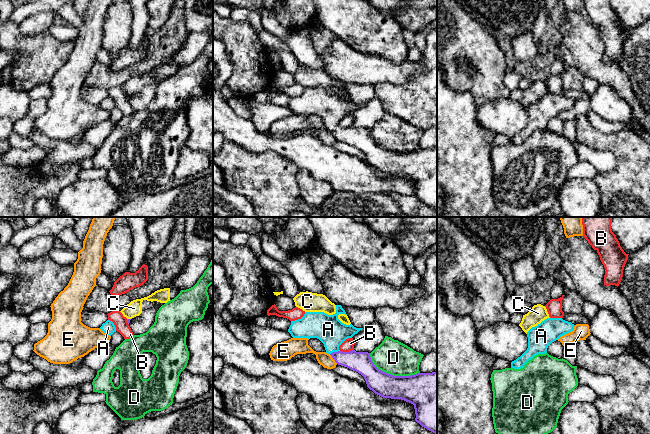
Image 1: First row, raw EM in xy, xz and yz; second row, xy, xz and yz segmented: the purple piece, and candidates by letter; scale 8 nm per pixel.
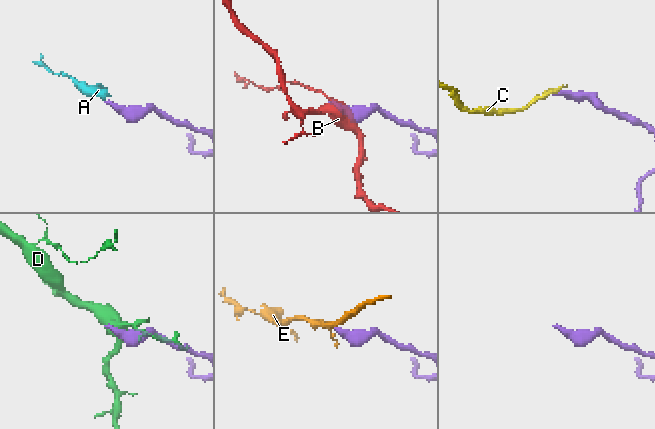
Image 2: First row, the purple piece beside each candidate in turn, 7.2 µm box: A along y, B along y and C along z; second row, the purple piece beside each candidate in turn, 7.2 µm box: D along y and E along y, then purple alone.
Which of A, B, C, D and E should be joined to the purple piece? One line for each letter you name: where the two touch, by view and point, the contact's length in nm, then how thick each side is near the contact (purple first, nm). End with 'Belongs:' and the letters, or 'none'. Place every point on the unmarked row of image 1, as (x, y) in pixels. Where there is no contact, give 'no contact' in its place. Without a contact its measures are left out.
A: meets purple in xz at (334, 128); contact 90 nm long; 170 nm thick on the purple side, 220 nm on the other
Belongs: A

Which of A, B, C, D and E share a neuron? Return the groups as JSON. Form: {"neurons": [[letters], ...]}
{"neurons": [["A"], ["B"], ["C"], ["D"], ["E"]]}

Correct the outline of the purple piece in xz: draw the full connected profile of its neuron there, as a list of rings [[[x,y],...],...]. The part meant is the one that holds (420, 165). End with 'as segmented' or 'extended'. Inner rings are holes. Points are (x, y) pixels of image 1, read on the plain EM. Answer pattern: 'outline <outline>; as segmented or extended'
outline [[[336,81],[336,89],[328,91],[324,88],[305,88],[301,95],[291,97],[288,108],[293,114],[317,114],[338,141],[347,143],[361,150],[367,163],[383,174],[401,175],[414,181],[415,197],[422,203],[437,211],[437,148],[417,149],[411,152],[393,152],[379,146],[371,136],[370,129],[342,128],[339,122],[348,114],[352,114],[363,104],[356,104],[352,100],[346,101],[338,95],[339,90],[346,90],[341,81]]]; extended

